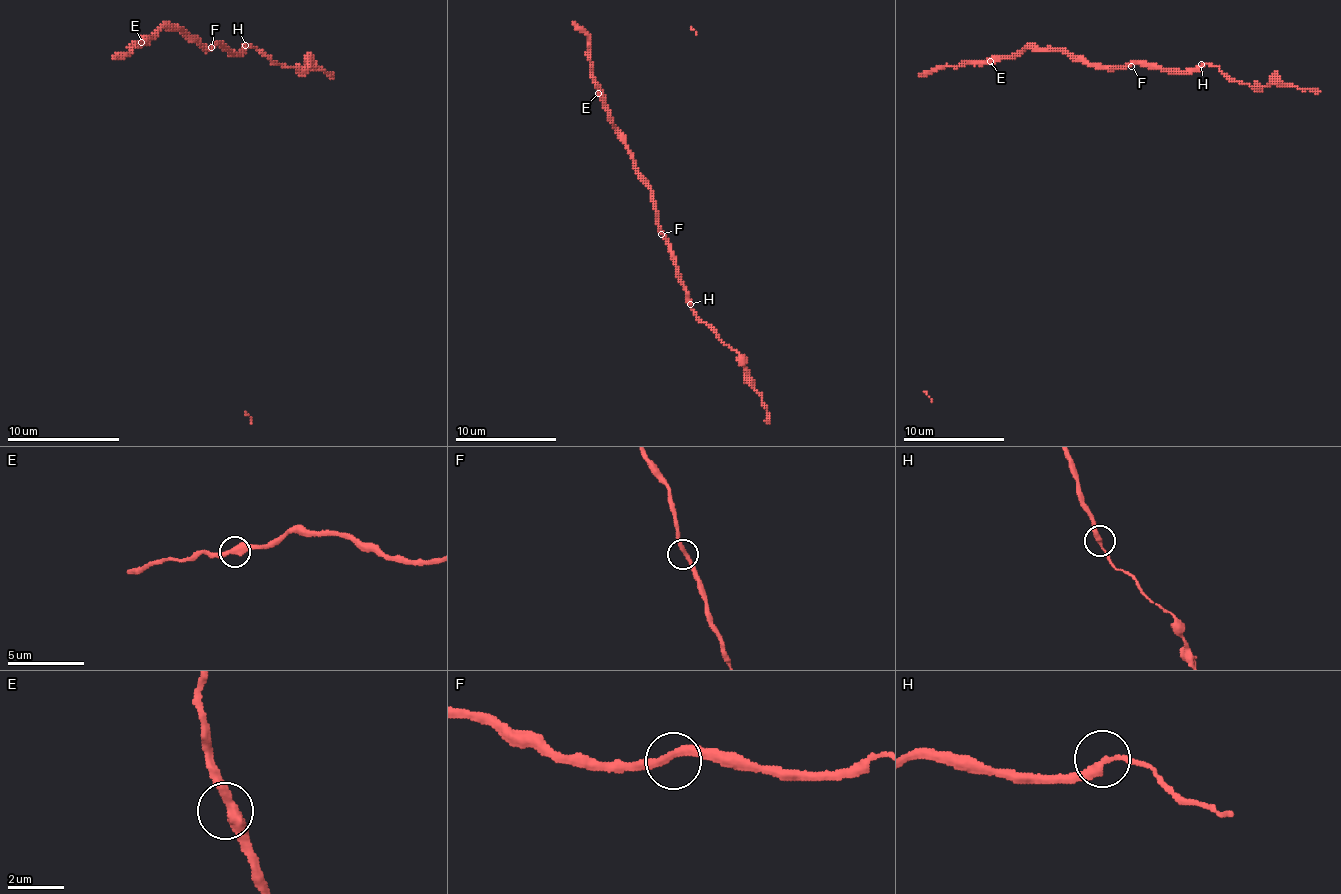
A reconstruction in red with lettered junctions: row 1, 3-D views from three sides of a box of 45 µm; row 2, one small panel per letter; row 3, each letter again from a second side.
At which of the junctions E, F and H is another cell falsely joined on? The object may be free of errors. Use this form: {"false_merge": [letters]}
{"false_merge": ["H"]}

